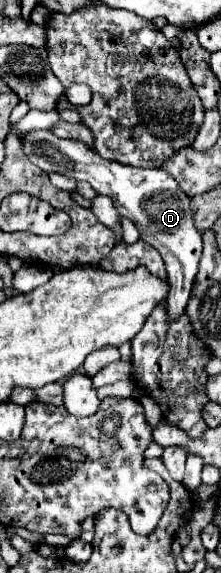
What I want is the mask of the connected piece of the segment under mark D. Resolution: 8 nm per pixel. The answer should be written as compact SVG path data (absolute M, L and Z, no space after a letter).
M51 130L27 132L21 136L21 142L23 142L25 156L35 166L43 168L43 172L47 174L57 172L67 178L85 180L93 186L97 194L103 194L113 200L119 214L123 218L129 218L137 226L141 240L159 250L167 266L167 276L171 286L167 296L167 312L171 318L177 318L179 314L183 314L193 282L195 282L203 244L201 244L201 234L195 230L195 224L193 224L191 198L187 198L187 194L179 190L179 184L175 182L175 178L171 178L171 174L157 168L143 170L135 166L125 166L115 160L103 160L85 142L59 138Z

